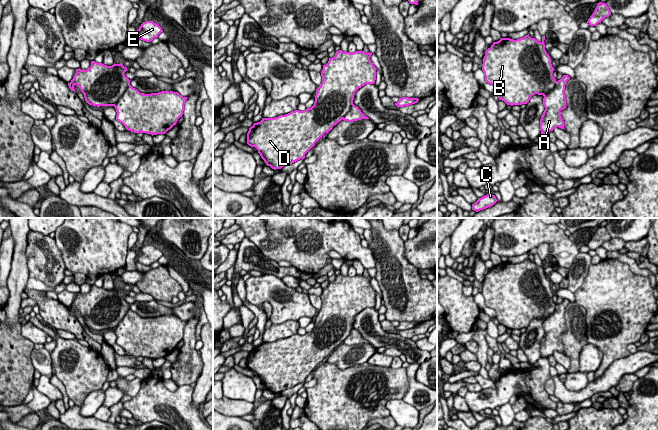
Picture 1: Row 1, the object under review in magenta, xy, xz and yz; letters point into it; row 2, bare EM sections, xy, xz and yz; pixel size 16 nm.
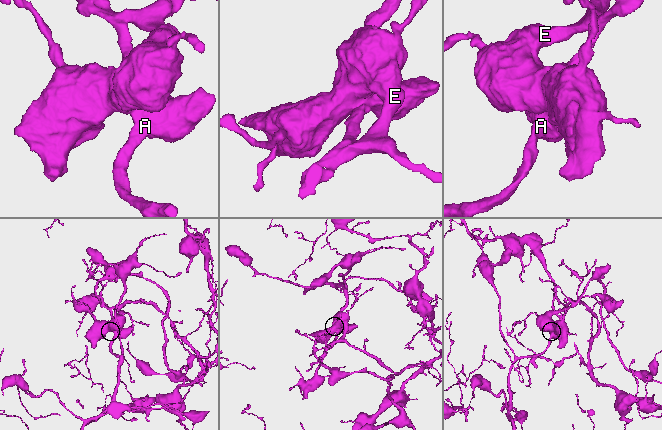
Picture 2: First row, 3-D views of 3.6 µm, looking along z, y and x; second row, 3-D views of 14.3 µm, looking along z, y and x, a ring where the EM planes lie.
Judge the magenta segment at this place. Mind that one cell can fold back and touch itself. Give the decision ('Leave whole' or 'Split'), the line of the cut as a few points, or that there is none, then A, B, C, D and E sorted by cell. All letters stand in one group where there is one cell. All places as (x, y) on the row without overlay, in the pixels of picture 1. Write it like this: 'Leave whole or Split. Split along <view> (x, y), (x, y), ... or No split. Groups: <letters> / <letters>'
Leave whole. No split. Groups: A B C D E

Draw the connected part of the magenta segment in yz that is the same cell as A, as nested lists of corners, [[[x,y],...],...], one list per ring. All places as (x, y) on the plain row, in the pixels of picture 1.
[[[529,258],[517,264],[501,262],[499,265],[493,266],[491,271],[485,275],[482,288],[486,307],[496,312],[499,324],[504,325],[507,329],[527,328],[535,318],[544,320],[545,334],[540,343],[541,358],[547,358],[555,351],[564,353],[560,335],[566,332],[564,315],[565,309],[570,303],[568,299],[563,299],[558,305],[553,301],[554,292],[551,282],[545,274],[544,264],[545,259],[539,266],[535,262],[531,262]]]

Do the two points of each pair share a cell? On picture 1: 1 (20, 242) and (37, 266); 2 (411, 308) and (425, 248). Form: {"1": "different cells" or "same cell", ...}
{"1": "different cells", "2": "different cells"}

